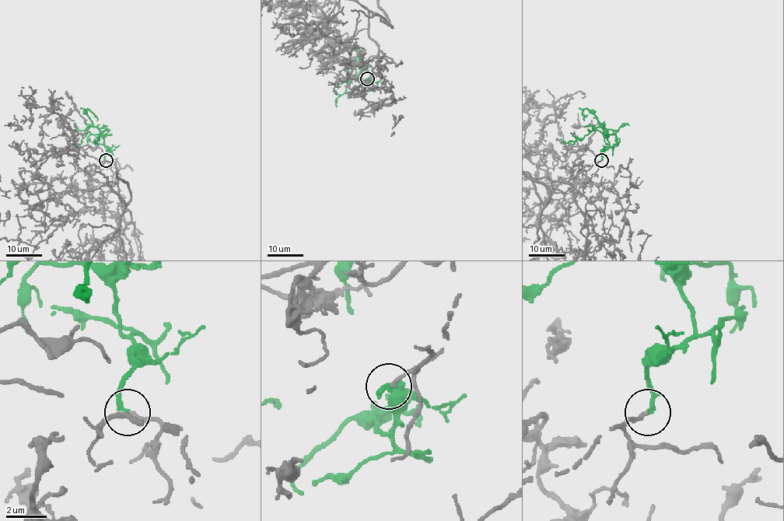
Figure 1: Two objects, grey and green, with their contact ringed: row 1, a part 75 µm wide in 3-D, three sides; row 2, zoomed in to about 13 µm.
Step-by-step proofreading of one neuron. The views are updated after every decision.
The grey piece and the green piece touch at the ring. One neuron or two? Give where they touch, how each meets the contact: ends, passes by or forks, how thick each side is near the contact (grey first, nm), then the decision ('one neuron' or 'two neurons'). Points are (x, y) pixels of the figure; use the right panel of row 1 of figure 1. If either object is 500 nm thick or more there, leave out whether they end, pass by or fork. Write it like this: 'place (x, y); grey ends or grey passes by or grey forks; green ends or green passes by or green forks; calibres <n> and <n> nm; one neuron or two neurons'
place (601, 160); grey ends; green ends; calibres 170 and 220 nm; one neuron

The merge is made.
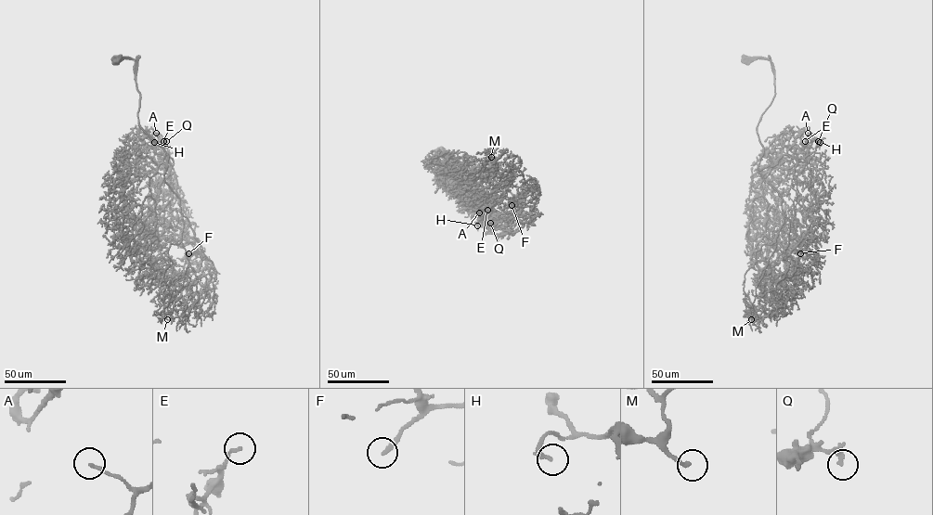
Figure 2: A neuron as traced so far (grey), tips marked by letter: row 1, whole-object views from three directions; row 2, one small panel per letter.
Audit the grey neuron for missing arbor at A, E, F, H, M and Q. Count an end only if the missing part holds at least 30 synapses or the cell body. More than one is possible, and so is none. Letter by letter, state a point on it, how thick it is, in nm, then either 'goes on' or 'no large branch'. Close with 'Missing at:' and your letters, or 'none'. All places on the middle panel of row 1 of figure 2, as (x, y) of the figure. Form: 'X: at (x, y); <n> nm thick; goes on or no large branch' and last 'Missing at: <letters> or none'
A: at (479, 212); 130 nm thick; no large branch
E: at (487, 210); 120 nm thick; no large branch
F: at (511, 205); 190 nm thick; goes on
H: at (477, 225); 240 nm thick; no large branch
M: at (491, 157); 200 nm thick; goes on
Q: at (490, 223); 280 nm thick; no large branch
Missing at: F, M

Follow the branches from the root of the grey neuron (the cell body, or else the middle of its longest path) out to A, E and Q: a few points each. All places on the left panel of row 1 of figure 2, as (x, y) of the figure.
A: (116, 59), (136, 59), (139, 124), (167, 155), (166, 169), (163, 157), (174, 161), (156, 133)
E: (116, 59), (136, 59), (139, 124), (167, 155), (166, 169), (163, 157), (174, 161), (157, 140), (163, 141)
Q: (116, 59), (136, 59), (139, 124), (167, 155), (165, 169), (165, 155), (174, 164), (165, 158), (166, 141)

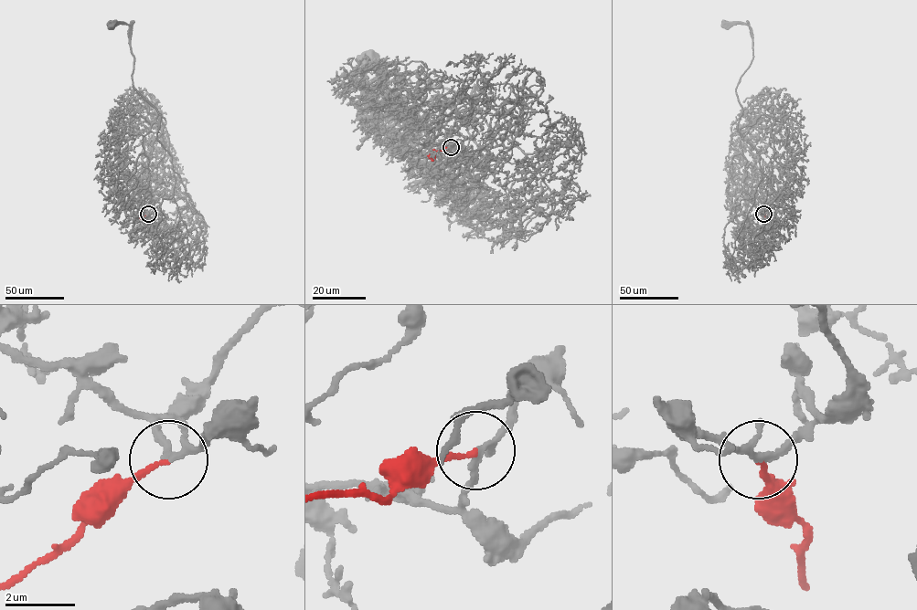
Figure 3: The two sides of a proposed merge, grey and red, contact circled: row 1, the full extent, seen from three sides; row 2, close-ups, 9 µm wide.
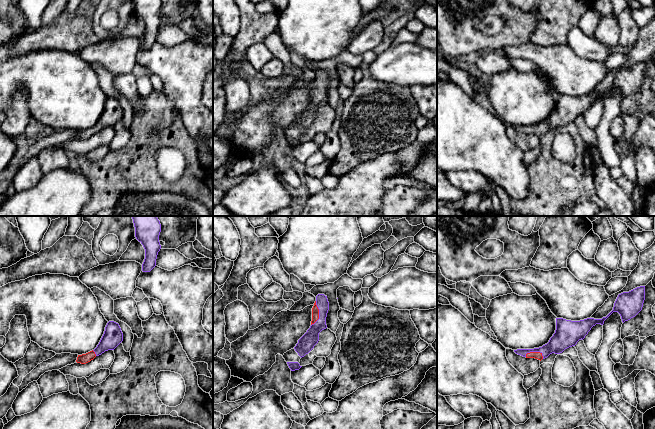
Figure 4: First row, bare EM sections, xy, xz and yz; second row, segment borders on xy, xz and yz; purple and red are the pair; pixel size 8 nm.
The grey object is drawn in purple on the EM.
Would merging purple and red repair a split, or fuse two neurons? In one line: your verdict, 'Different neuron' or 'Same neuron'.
Same neuron

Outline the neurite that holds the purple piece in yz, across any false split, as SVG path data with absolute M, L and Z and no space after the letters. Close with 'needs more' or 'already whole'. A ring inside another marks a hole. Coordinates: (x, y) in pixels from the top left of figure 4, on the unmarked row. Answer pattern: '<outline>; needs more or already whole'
M645 62L637 63L629 68L618 71L613 86L602 95L587 94L580 97L571 97L556 94L556 106L549 118L542 123L534 125L517 125L514 128L526 134L542 136L550 130L560 130L565 125L575 122L579 116L583 116L588 108L596 100L604 100L604 97L613 89L618 88L622 98L635 93L643 83L645 76Z; needs more

